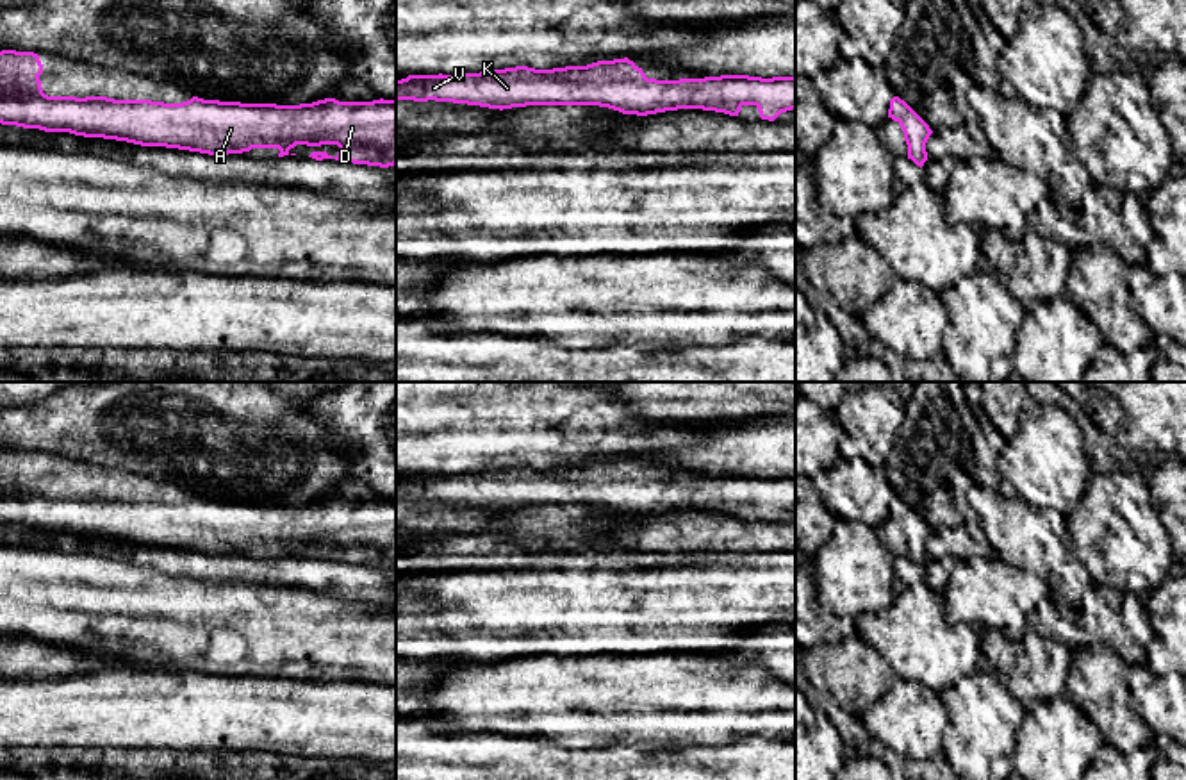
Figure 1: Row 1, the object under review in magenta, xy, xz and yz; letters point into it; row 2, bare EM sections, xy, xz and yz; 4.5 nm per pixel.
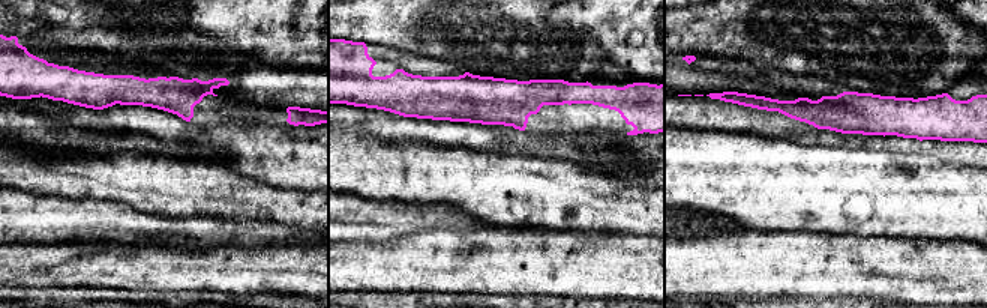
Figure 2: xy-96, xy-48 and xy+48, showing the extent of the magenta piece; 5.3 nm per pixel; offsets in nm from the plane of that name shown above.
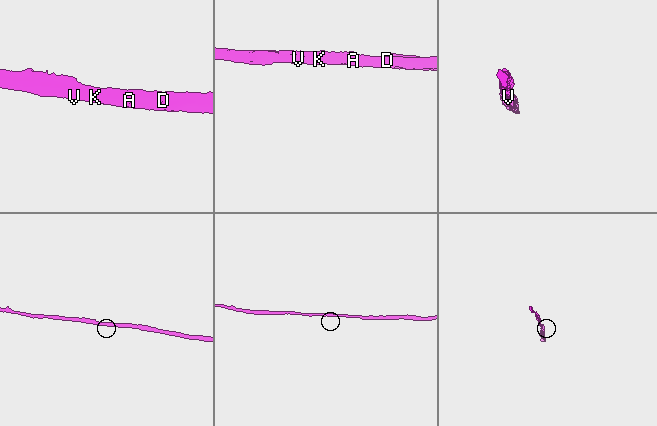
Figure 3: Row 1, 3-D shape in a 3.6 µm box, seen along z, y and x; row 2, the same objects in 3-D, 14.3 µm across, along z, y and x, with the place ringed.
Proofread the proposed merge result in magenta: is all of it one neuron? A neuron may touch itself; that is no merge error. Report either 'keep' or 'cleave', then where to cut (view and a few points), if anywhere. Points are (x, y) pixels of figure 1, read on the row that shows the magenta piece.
keep; cut none

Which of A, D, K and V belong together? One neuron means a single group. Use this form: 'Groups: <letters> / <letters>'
Groups: A D K V

